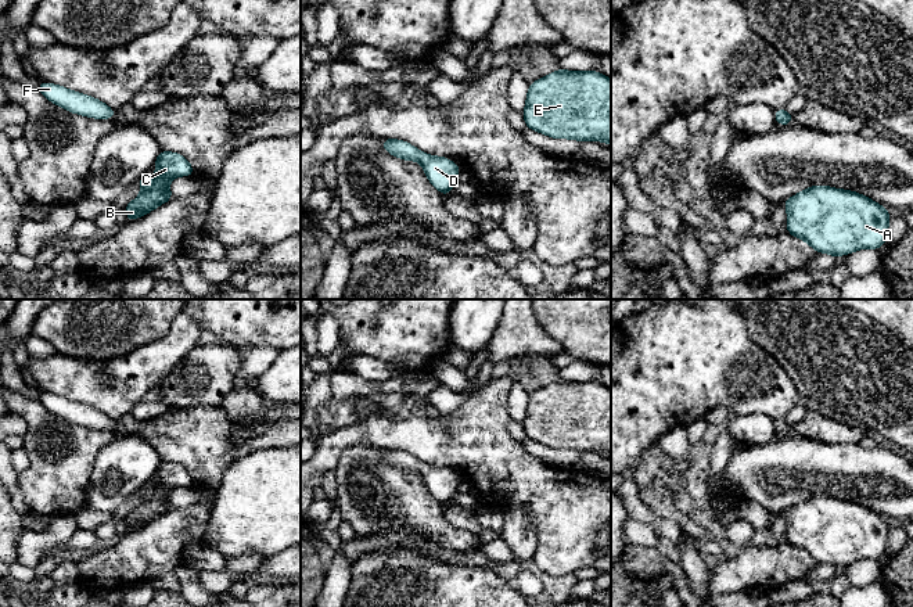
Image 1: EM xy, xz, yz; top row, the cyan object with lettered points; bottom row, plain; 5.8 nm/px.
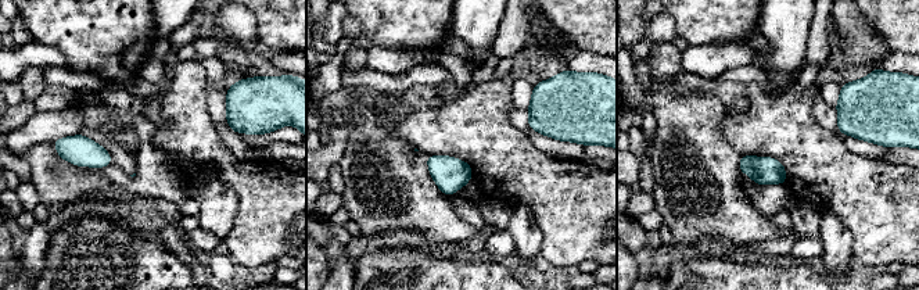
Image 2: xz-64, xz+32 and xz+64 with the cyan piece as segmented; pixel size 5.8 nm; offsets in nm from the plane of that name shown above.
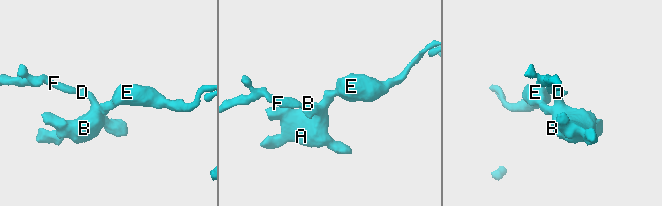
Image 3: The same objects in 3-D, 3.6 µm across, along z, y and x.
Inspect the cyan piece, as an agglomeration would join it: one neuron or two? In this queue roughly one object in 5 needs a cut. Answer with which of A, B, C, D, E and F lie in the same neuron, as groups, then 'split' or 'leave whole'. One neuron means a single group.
A B C D E F; leave whole

